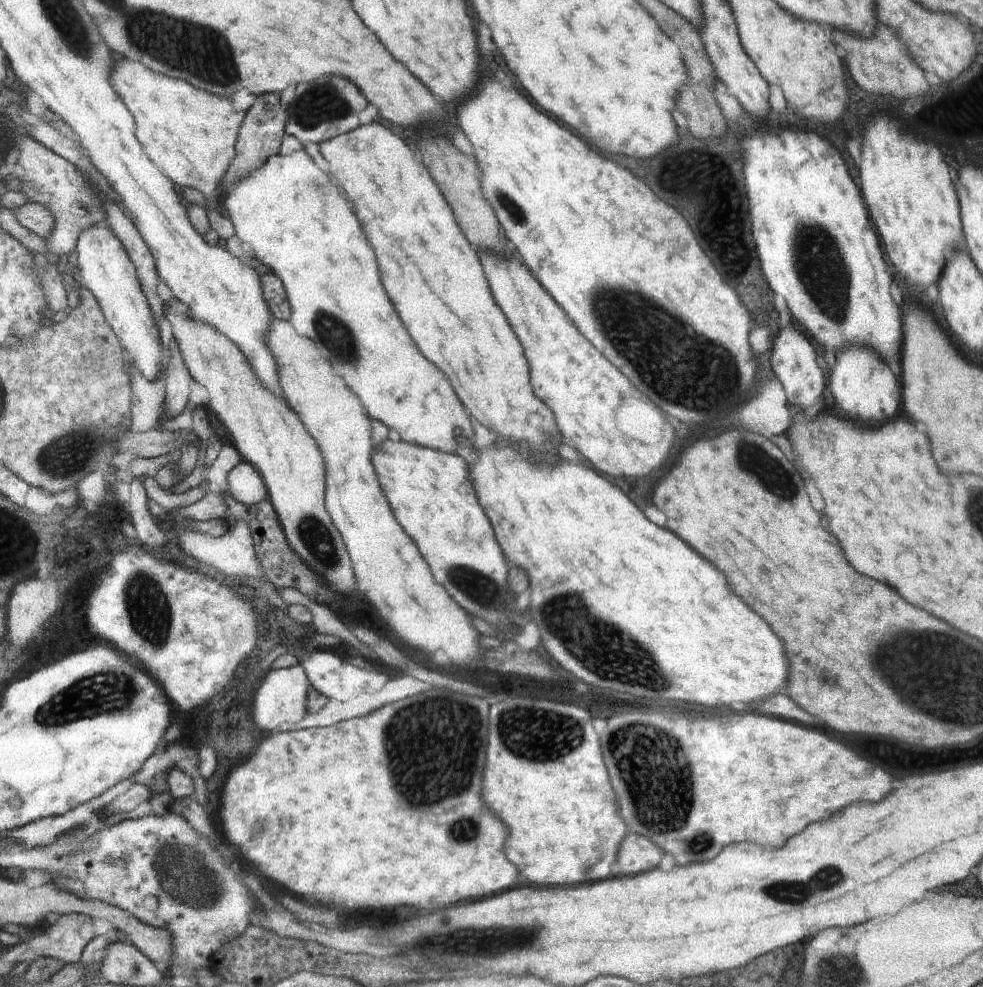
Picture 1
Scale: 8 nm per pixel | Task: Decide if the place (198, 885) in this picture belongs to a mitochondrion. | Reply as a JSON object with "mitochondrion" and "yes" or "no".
{"mitochondrion":"yes"}

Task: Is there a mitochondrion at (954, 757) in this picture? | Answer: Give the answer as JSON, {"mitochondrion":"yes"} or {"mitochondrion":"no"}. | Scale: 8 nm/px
{"mitochondrion":"no"}

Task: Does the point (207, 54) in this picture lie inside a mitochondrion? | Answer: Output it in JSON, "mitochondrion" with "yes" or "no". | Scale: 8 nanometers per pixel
{"mitochondrion":"yes"}

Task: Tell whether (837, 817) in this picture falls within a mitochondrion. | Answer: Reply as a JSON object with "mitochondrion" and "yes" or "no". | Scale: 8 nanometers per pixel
{"mitochondrion":"no"}

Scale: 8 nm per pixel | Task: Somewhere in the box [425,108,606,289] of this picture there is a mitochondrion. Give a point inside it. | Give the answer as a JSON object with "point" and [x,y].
{"point":[513,209]}

